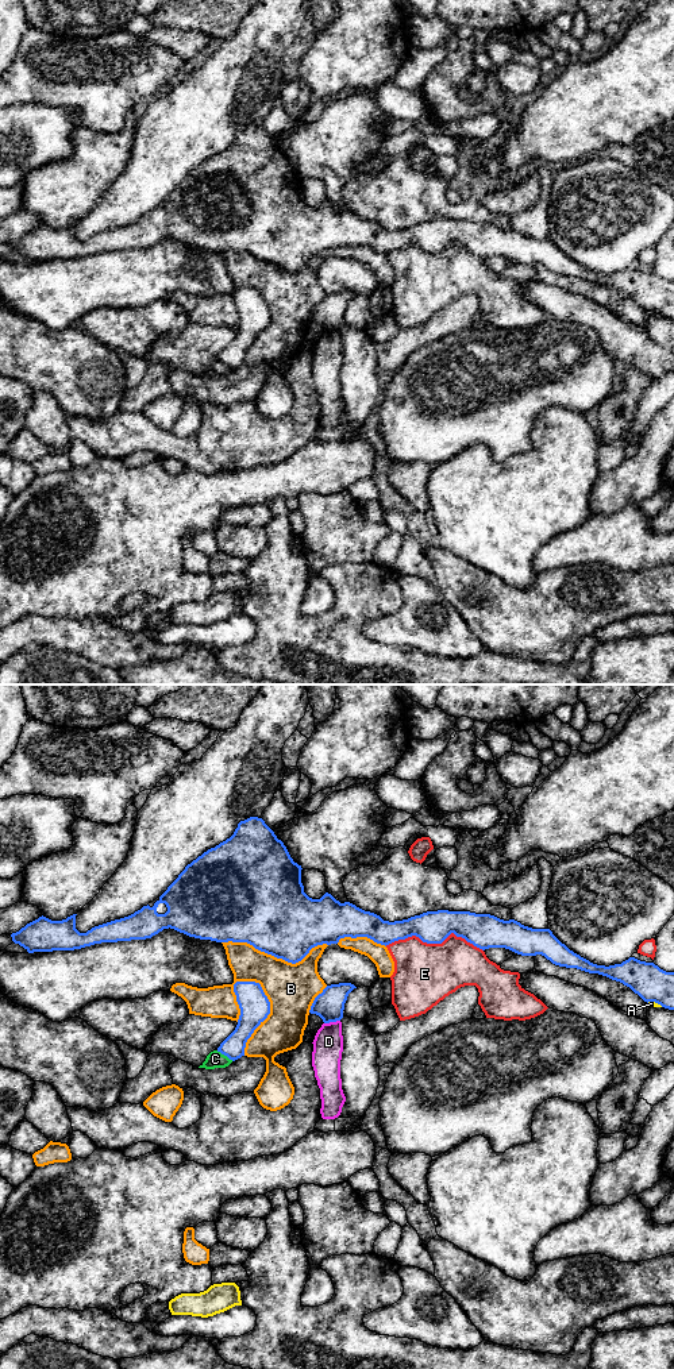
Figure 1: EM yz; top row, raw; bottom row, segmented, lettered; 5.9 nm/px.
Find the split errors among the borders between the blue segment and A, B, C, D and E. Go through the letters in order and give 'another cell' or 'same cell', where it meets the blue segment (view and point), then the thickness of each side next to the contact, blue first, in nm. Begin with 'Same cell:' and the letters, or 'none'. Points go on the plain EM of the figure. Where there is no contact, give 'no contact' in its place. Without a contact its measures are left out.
Same cell: none
A: another cell | yz (655, 311) | 200/30 nm
B: another cell | yz (266, 326) | 180/300 nm
C: another cell | yz (224, 363) | 140/100 nm
D: another cell | yz (331, 330) | 170/180 nm
E: another cell | yz (434, 251) | 190/360 nm

